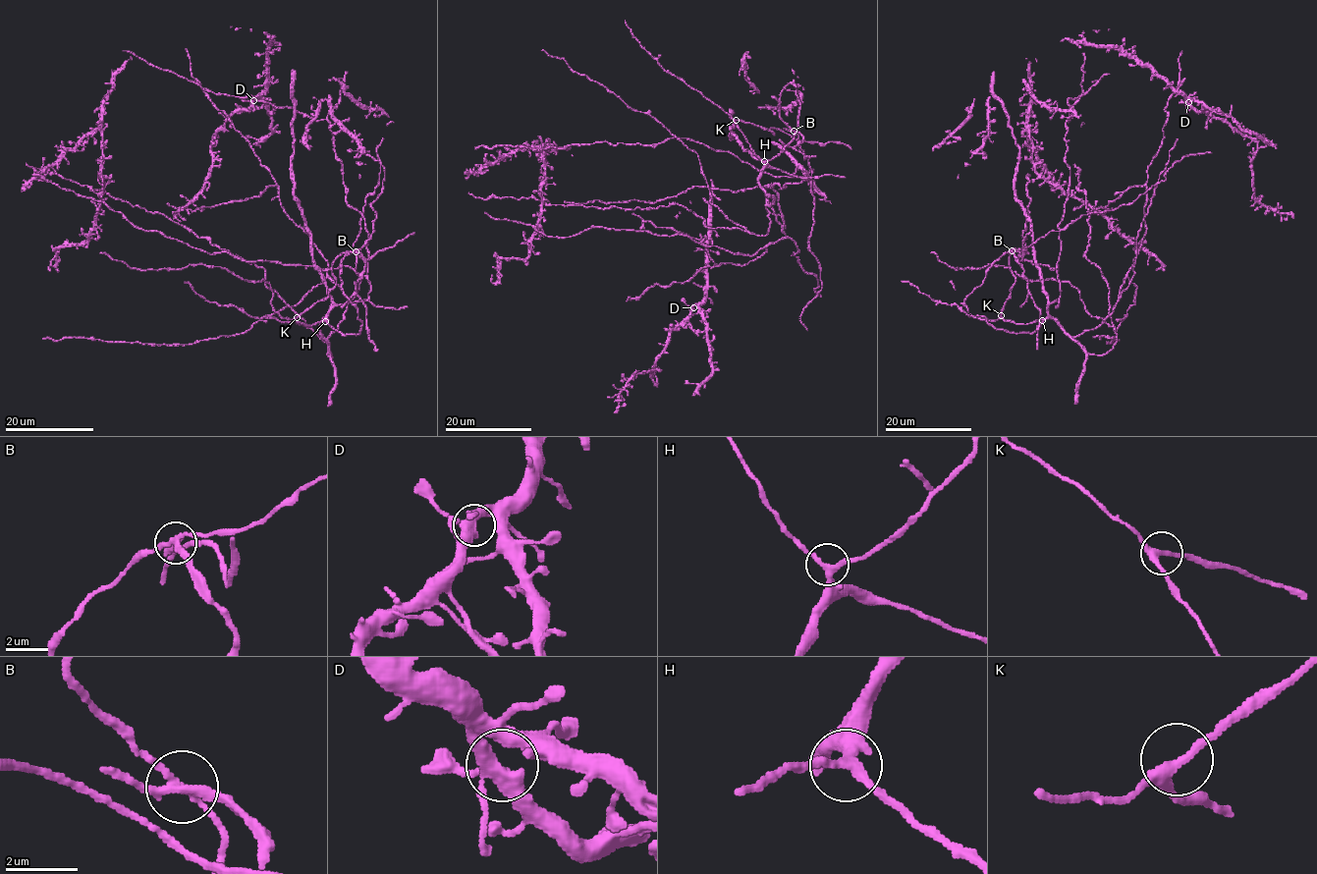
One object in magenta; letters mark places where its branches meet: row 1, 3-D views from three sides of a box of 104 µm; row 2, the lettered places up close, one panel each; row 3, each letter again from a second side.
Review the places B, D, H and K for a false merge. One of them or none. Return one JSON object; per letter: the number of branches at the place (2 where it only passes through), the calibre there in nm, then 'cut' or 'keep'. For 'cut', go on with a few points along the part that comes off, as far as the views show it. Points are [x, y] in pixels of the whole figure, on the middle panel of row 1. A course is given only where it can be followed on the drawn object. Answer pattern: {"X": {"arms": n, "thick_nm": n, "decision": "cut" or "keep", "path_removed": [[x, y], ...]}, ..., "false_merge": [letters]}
{"B": {"arms": 4, "thick_nm": 280, "decision": "cut", "path_removed": [[793, 131], [802, 137], [795, 149], [803, 159], [814, 155]]}, "D": {"arms": 4, "thick_nm": 400, "decision": "keep"}, "H": {"arms": 3, "thick_nm": 240, "decision": "keep"}, "K": {"arms": 3, "thick_nm": 280, "decision": "keep"}, "false_merge": ["B"]}

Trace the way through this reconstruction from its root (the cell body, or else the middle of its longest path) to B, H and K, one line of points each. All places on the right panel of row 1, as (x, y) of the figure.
B: (1081, 346), (1053, 319), (1015, 324), (1001, 316), (1015, 282), (1010, 266), (1012, 250)
H: (1081, 346), (1053, 319), (1042, 320)
K: (1081, 346), (1053, 319), (1015, 324), (1001, 315)

